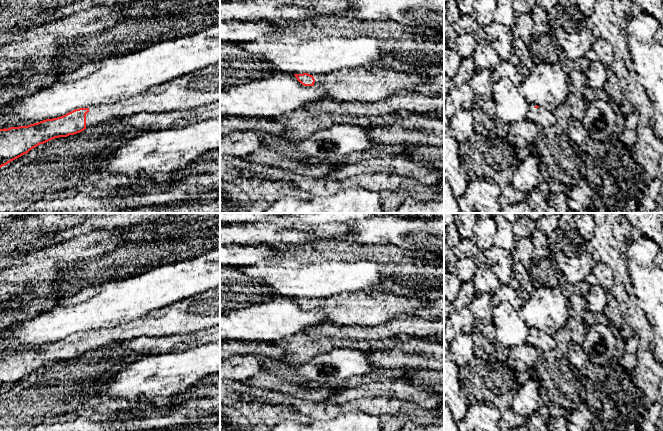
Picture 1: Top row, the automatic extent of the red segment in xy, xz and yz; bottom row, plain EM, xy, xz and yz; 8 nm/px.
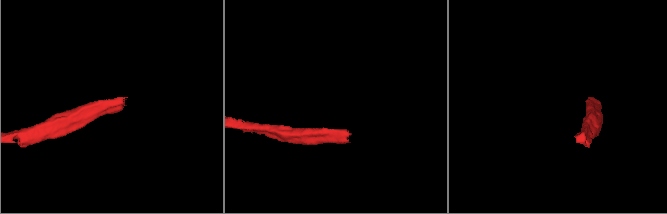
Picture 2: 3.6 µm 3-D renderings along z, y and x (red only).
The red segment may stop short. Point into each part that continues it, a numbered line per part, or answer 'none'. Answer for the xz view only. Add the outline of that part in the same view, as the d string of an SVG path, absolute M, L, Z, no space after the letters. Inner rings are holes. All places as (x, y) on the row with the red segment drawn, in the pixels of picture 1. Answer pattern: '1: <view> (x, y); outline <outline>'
1: xz (368, 84); outline M354 67L351 69L343 69L327 74L310 74L314 77L314 86L326 92L326 98L336 102L347 101L365 101L373 102L385 99L389 96L412 93L417 87L428 82L425 75L412 72L410 68L402 71L394 69L373 68L373 67Z

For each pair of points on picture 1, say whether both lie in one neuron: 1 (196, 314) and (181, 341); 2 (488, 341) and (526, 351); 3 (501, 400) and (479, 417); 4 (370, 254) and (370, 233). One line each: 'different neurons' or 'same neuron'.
1: different neurons
2: same neuron
3: different neurons
4: different neurons

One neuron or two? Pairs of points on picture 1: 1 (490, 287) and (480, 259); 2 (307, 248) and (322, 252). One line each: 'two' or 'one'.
1: two
2: one

